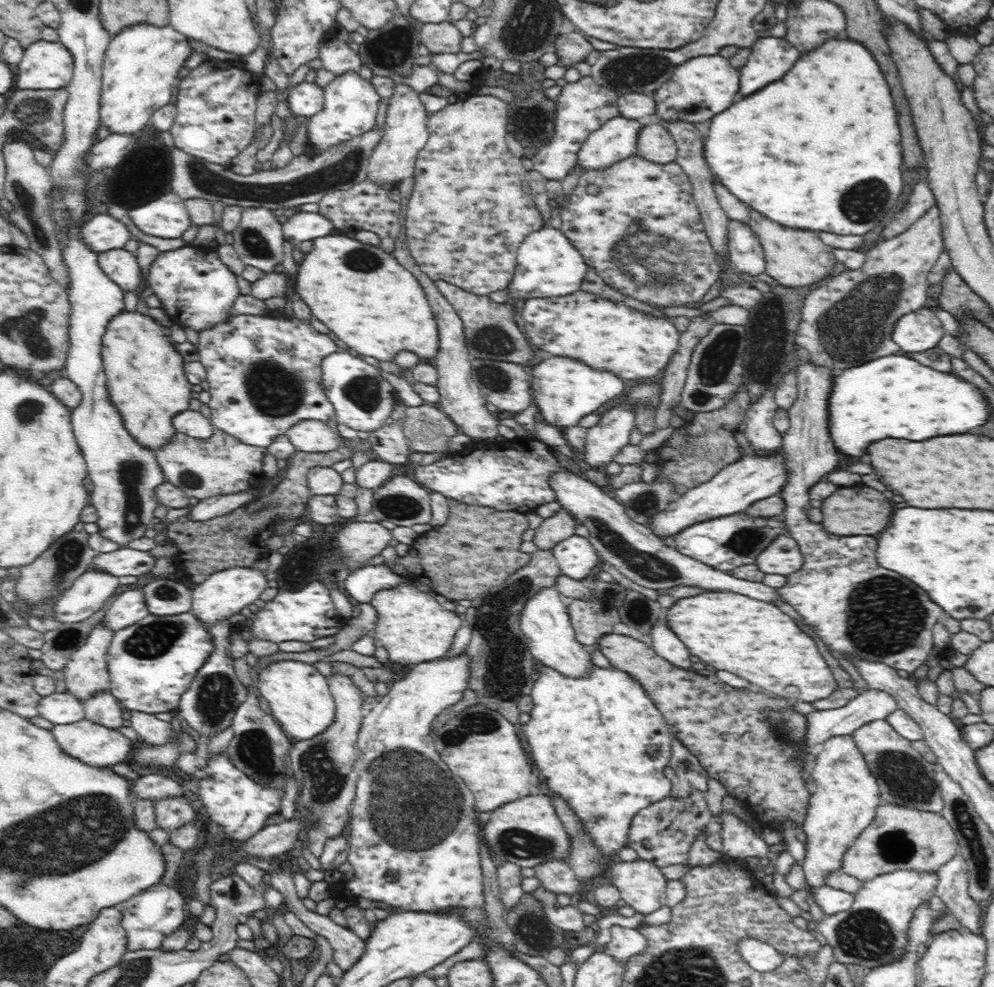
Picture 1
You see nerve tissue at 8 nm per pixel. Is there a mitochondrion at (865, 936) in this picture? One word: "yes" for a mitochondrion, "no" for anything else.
yes

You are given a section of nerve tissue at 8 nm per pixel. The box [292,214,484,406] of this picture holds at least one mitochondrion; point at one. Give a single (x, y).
(364, 260)

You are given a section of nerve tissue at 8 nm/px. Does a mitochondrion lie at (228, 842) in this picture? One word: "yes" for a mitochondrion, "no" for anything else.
no

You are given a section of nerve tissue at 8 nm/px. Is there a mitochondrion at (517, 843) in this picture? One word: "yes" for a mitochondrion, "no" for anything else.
yes

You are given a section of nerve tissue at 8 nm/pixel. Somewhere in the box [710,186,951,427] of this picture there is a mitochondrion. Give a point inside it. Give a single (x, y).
(853, 328)

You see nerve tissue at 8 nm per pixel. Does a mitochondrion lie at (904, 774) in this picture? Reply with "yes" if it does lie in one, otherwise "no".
yes

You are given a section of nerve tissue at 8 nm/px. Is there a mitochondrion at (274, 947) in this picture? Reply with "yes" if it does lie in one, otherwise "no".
no

